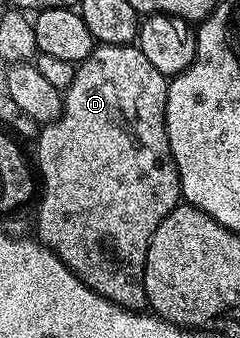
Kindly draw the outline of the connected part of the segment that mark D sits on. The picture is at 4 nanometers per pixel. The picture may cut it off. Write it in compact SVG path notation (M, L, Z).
M99 44L92 50L84 62L78 63L75 76L63 94L63 114L56 122L48 122L40 129L37 141L34 143L35 154L39 157L37 174L41 179L41 197L39 202L39 234L38 241L42 242L48 250L53 251L68 268L78 276L93 292L97 292L105 300L117 304L126 310L143 312L148 309L147 293L143 277L145 276L145 260L149 252L149 244L153 240L153 232L173 212L173 208L180 205L181 191L179 188L179 173L177 164L169 148L169 136L165 124L165 104L167 103L168 75L157 72L153 63L139 50L138 45L118 46L117 44Z

